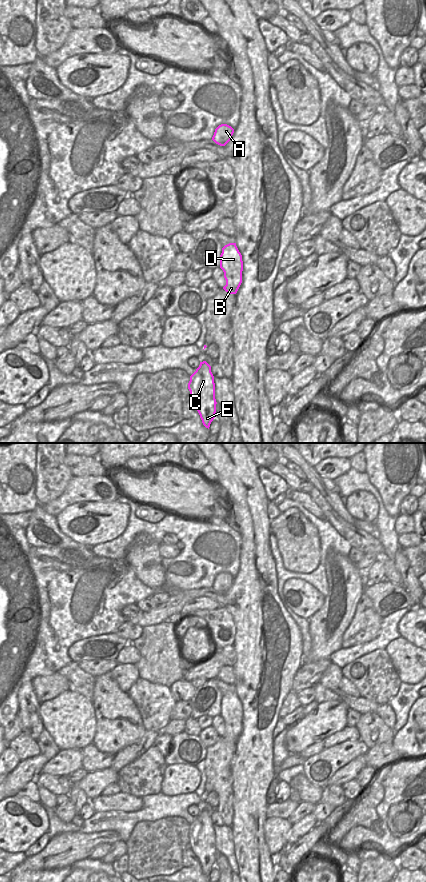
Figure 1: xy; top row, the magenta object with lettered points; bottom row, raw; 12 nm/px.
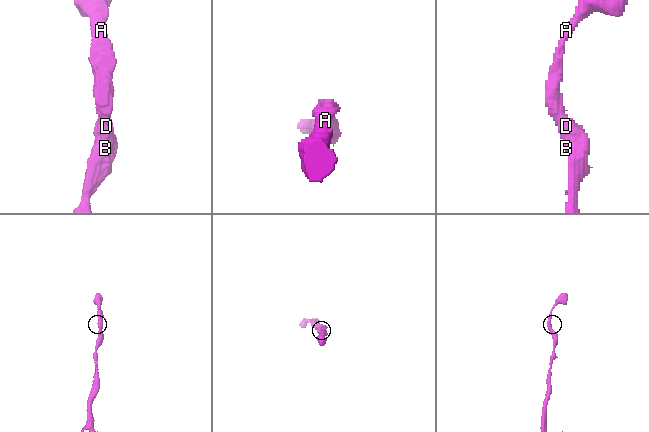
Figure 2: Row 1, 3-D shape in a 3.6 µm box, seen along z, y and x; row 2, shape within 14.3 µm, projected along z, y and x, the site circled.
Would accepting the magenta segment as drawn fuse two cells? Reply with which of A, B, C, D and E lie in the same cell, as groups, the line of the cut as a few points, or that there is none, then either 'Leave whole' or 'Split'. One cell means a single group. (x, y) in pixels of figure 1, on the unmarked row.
Groups: A B C D E. No split. Leave whole.

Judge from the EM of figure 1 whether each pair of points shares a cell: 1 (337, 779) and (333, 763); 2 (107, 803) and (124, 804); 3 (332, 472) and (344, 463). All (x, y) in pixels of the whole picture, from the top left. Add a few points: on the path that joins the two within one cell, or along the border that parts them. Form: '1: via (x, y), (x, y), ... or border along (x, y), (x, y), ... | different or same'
1: border along (354, 758), (340, 767), (326, 784) | different
2: via (111, 803), (120, 803) | same
3: via (335, 469), (341, 465) | same

